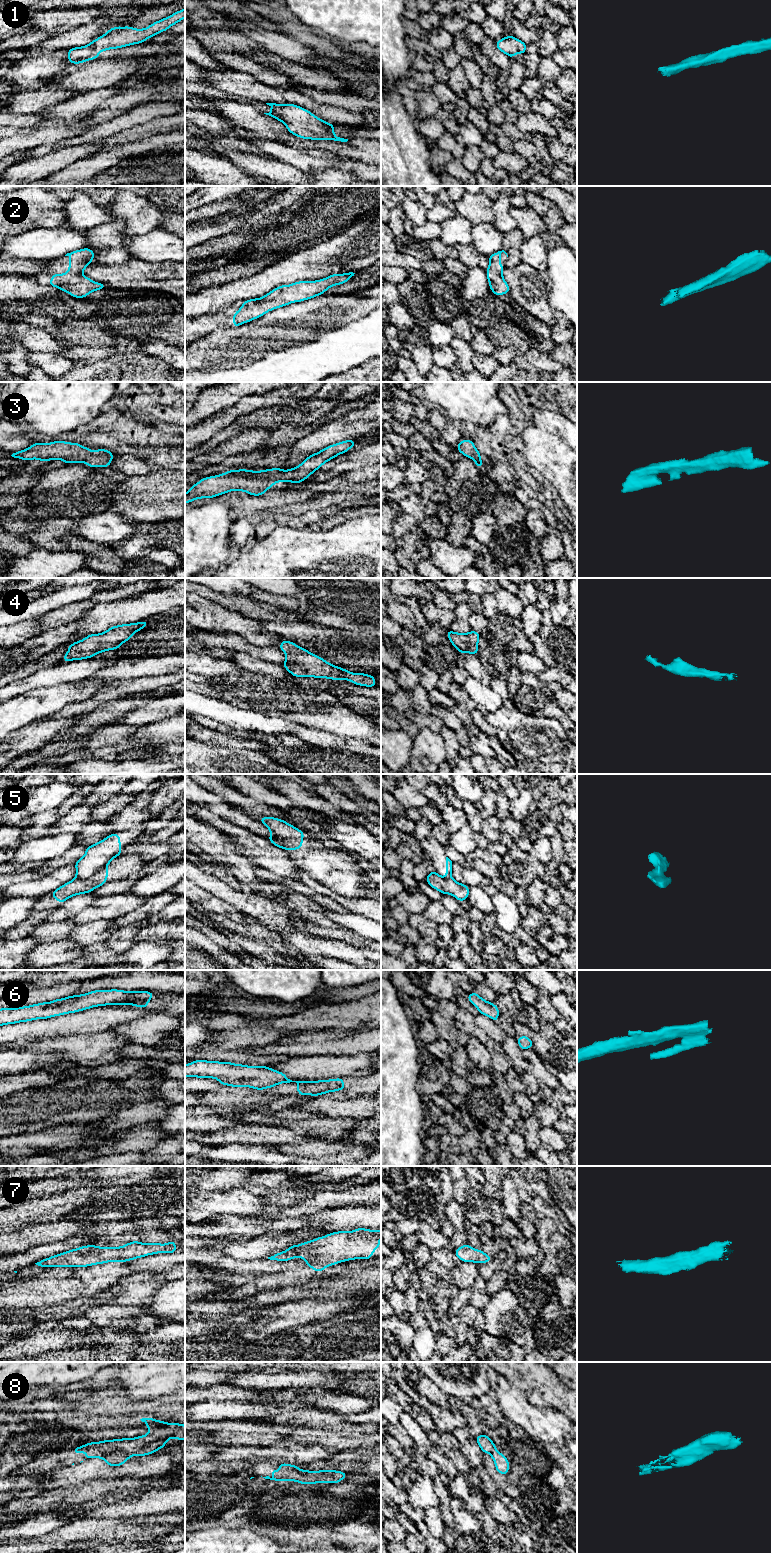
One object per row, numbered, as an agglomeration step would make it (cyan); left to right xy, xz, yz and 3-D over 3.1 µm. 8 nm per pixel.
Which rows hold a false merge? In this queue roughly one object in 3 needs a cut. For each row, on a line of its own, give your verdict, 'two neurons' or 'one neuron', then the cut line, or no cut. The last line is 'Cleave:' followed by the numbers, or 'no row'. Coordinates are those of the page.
1: one neuron; no cut
2: one neuron; no cut
3: one neuron; no cut
4: one neuron; no cut
5: two neurons; cut in xy along (105, 867), (88, 877), (76, 878)
6: one neuron; no cut
7: one neuron; no cut
8: one neuron; no cut
Cleave: 5

